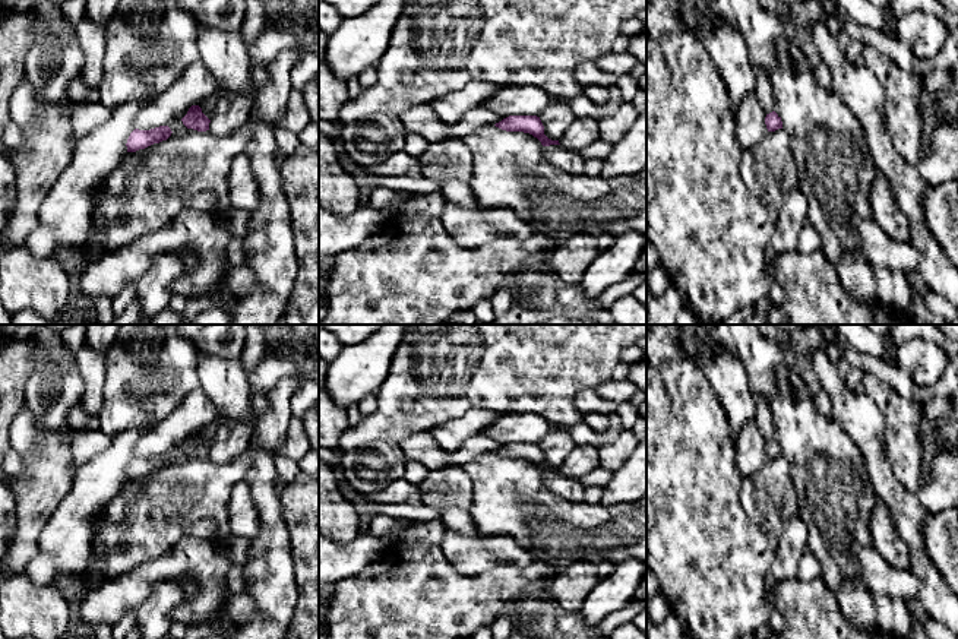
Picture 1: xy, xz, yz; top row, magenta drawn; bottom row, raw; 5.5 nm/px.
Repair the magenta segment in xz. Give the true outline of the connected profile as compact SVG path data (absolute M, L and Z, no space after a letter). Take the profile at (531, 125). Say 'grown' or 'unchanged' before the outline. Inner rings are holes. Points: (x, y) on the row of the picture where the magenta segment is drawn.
unchanged | M509 116L494 124L506 132L524 132L537 137L543 146L560 145L559 140L551 140L544 135L544 126L537 116Z

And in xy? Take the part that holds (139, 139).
unchanged | M159 126L151 130L135 129L127 139L127 152L136 152L145 149L154 143L167 140L171 136L171 129L168 126Z

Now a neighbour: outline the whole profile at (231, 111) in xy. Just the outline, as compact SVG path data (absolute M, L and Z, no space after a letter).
M225 94L216 104L209 123L209 132L215 136L228 136L241 127L250 113L252 97Z

